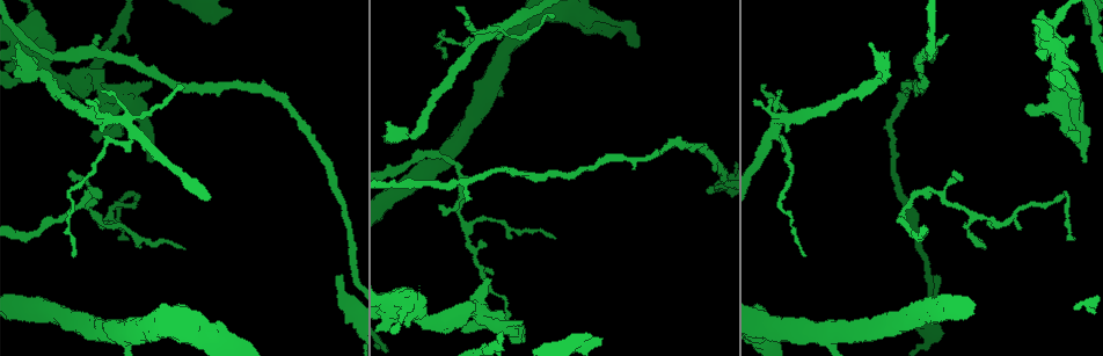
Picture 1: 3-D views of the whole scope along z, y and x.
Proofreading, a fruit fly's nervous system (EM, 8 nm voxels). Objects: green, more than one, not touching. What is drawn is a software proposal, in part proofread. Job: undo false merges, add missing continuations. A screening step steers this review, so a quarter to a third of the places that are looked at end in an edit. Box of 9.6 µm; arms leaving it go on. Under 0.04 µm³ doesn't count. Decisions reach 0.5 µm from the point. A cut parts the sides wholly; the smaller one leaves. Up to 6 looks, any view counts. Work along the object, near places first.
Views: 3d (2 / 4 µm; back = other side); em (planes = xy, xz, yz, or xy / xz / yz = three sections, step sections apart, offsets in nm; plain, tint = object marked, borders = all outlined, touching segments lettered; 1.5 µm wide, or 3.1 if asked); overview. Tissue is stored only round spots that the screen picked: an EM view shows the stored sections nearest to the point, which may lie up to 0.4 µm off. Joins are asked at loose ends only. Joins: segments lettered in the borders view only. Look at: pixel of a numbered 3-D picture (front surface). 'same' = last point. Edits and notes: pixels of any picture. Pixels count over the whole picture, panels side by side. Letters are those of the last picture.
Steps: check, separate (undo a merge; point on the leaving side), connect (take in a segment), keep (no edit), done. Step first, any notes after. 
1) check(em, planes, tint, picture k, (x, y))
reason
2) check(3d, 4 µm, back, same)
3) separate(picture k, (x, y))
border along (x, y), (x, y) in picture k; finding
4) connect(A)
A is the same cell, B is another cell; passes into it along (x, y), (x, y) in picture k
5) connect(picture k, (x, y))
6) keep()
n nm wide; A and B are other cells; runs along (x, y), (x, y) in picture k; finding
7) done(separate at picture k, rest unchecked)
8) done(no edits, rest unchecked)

check(3d, 2 µm, picture 1, (954, 175))
tapers out

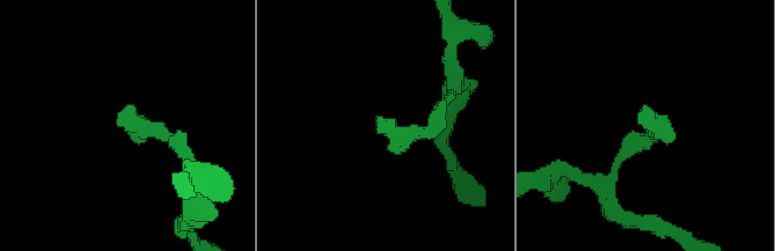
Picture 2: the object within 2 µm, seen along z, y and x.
check(em, planes, borders, picture 2, (377, 117))
now the EM

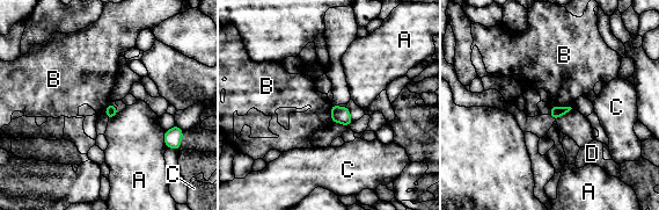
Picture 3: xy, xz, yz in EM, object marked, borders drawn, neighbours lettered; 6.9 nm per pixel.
keep()
80 nm wide; B touches over 150 nm; A, B, C and D are other cells; none of them fits

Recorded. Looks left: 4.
check(em, xy, step 8, tint, picture 1, (151, 80))
thick end

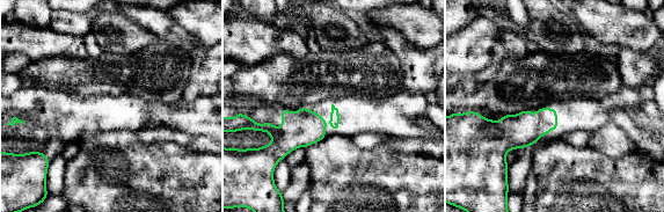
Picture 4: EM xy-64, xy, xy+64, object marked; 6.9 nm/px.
check(em, planes, borders, same)

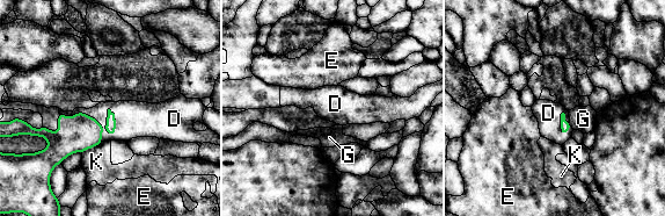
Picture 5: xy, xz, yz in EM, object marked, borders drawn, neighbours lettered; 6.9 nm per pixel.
connect(D)
D is the same cell, E, G and K are other cells; passes into it along (78, 134), (87, 115), (123, 112) in picture 5; it goes on there

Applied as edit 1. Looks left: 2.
done(connect at picture 5, rest unchecked)

